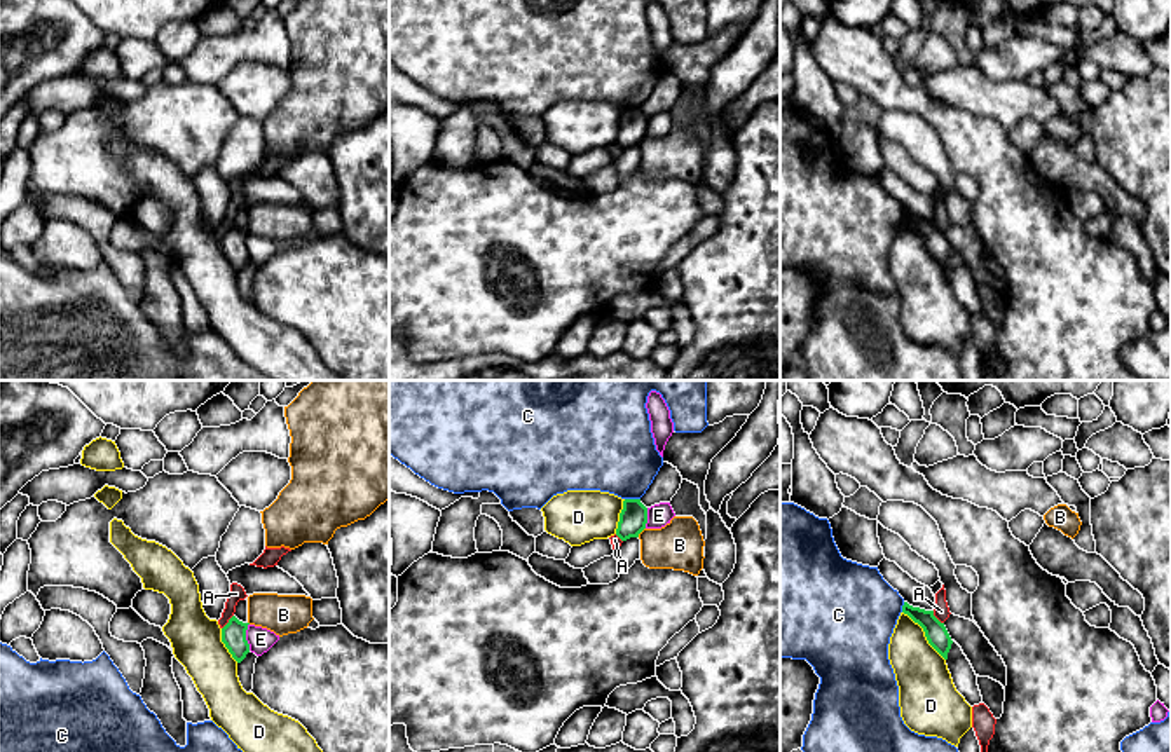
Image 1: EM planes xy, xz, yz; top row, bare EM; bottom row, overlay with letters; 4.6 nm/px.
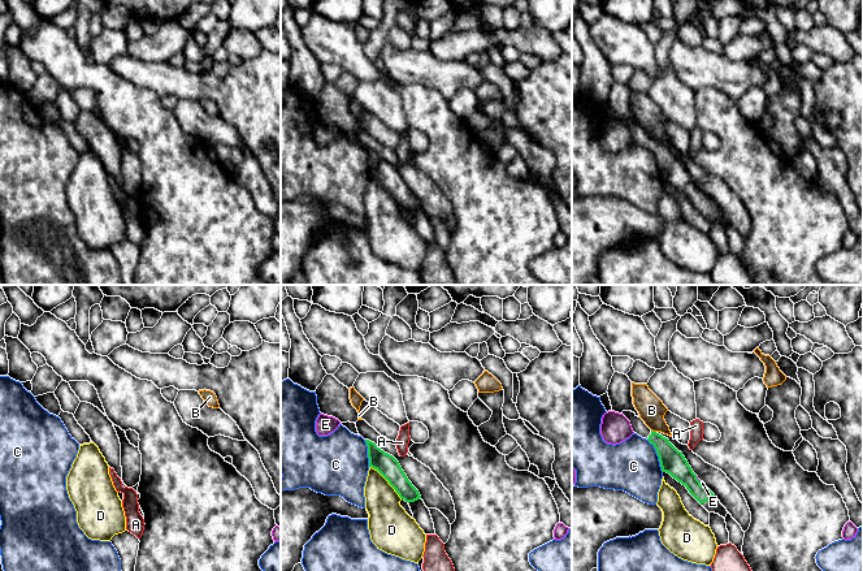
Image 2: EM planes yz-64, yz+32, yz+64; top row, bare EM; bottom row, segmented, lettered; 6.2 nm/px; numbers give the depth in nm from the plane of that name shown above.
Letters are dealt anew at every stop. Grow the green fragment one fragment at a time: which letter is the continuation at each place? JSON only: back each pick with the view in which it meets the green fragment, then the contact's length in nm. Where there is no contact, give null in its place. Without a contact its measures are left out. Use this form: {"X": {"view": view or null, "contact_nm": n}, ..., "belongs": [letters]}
{"belongs": []}

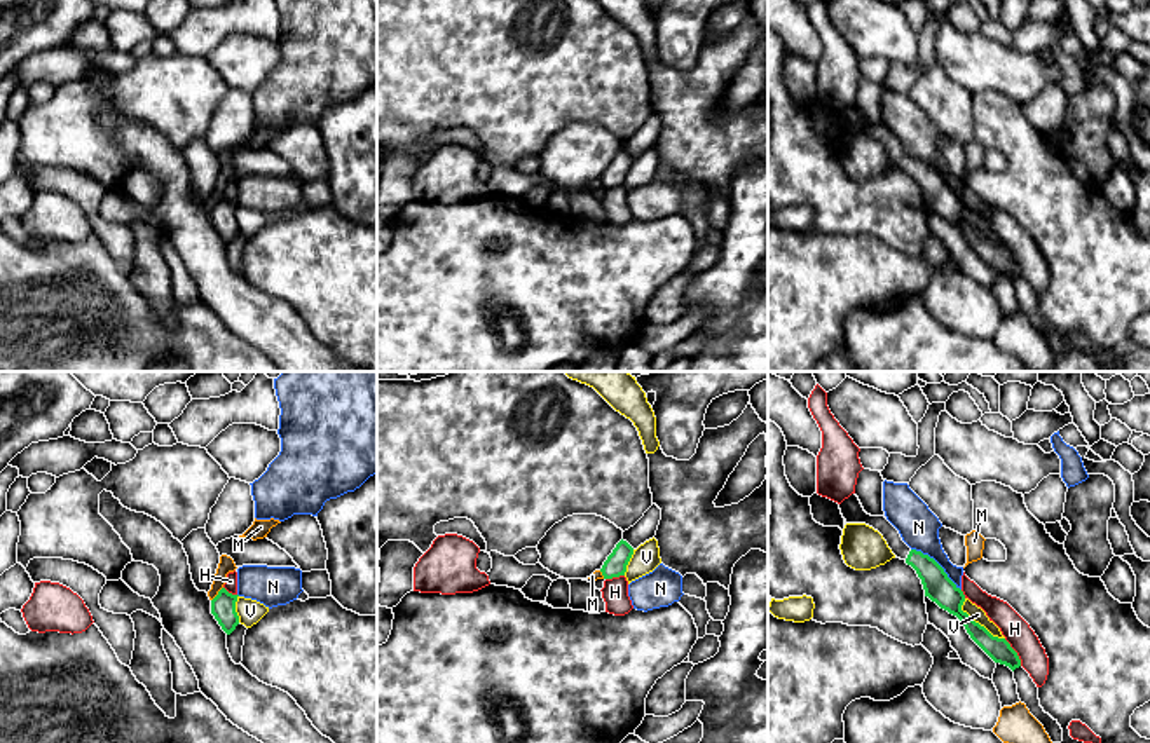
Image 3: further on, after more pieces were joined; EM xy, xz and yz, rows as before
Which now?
{"belongs": []}

